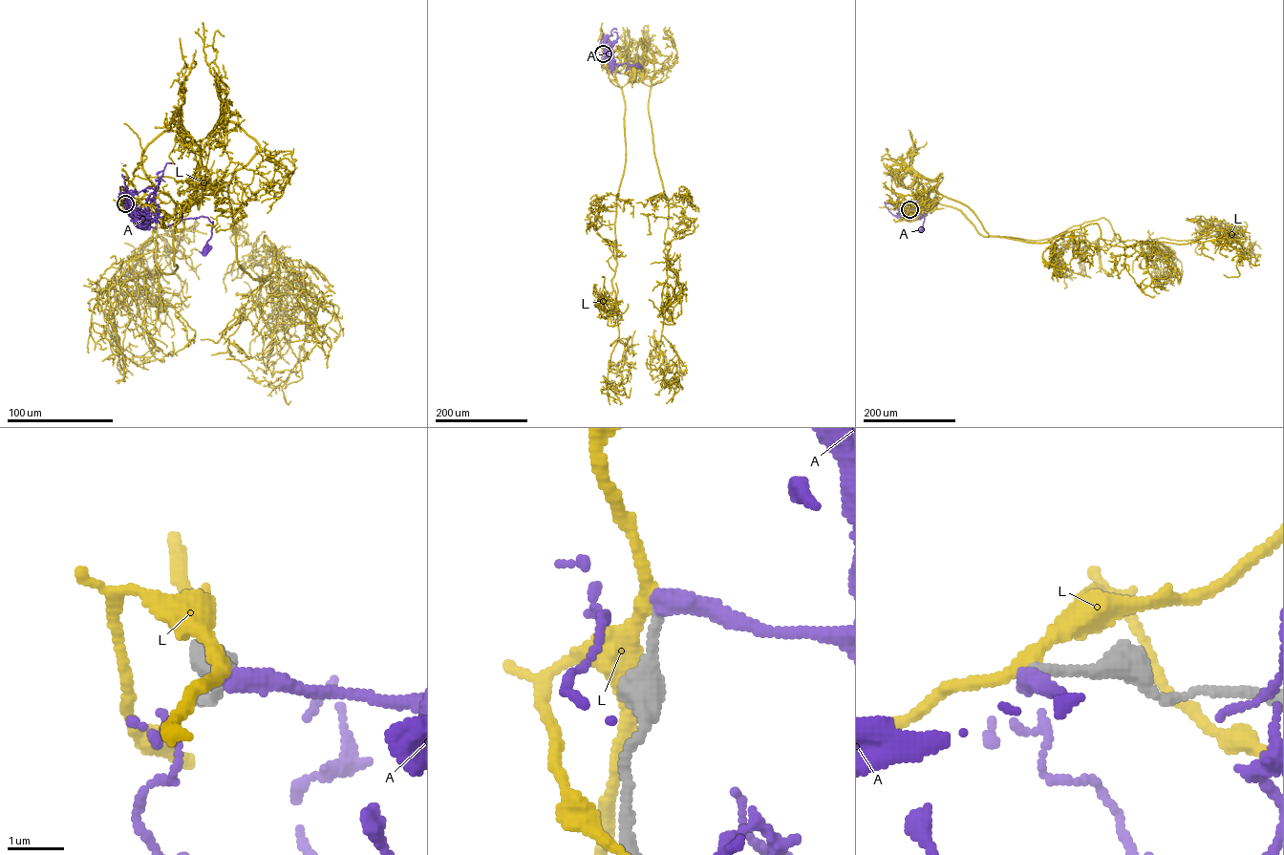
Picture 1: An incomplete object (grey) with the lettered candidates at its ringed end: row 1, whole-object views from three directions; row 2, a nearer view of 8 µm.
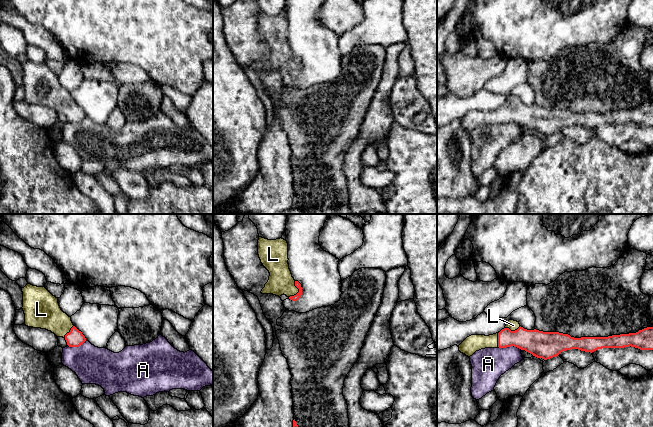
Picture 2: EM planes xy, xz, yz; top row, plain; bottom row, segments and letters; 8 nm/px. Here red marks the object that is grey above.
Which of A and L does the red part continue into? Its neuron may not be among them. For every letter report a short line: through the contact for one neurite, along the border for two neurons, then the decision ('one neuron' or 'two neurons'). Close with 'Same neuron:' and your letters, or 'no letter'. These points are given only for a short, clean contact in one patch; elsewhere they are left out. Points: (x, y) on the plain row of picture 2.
A: line yz (498, 122), (513, 122), (521, 125); two neurons
L: line xz (294, 74), (299, 67), (294, 67), (280, 58); one neuron
Same neuron: L

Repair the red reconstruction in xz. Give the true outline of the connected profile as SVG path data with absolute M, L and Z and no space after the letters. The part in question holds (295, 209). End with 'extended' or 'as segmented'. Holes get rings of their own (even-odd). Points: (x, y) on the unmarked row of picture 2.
M294 195L293 196L293 206L292 206L292 208L287 210L287 211L285 211L285 212L281 212L279 214L304 214L304 212L299 207L297 198Z; as segmented

